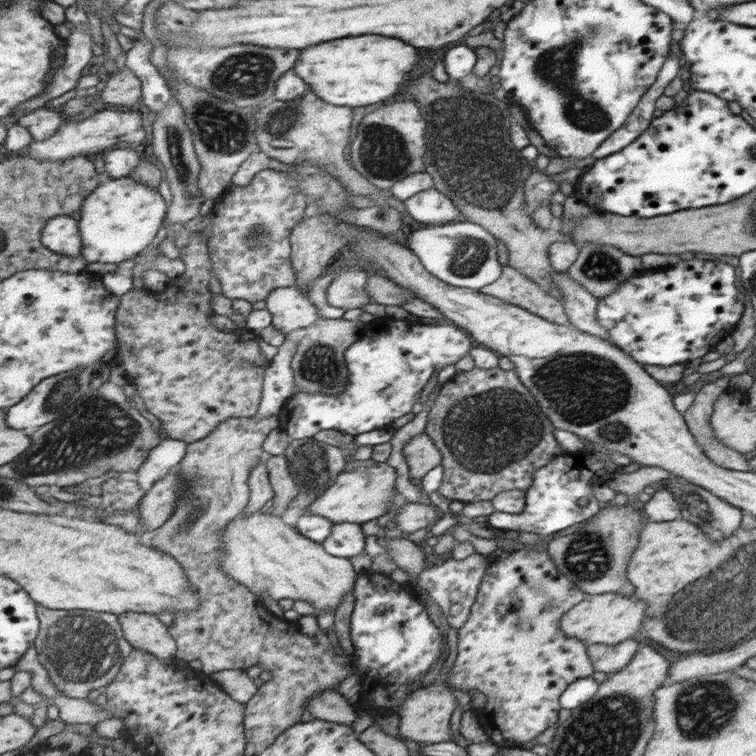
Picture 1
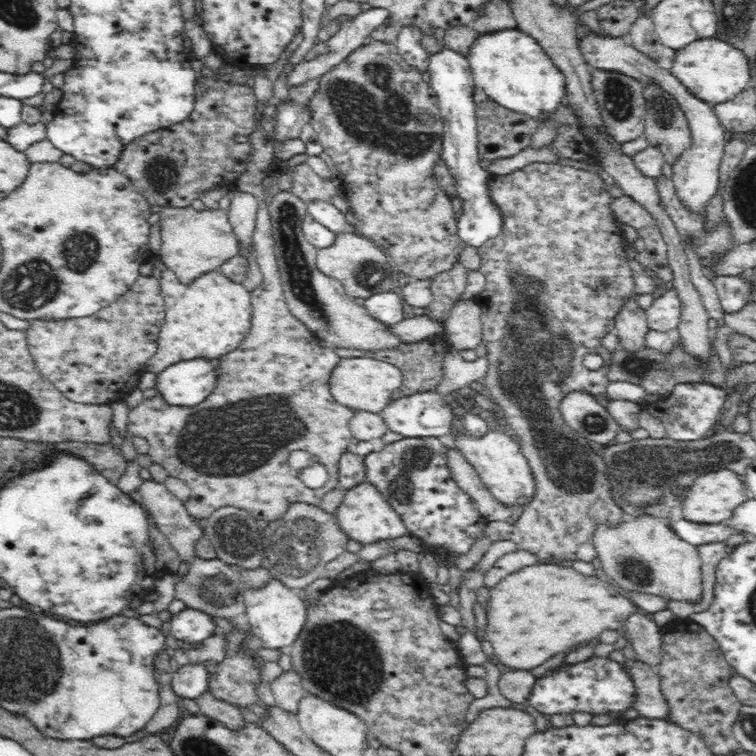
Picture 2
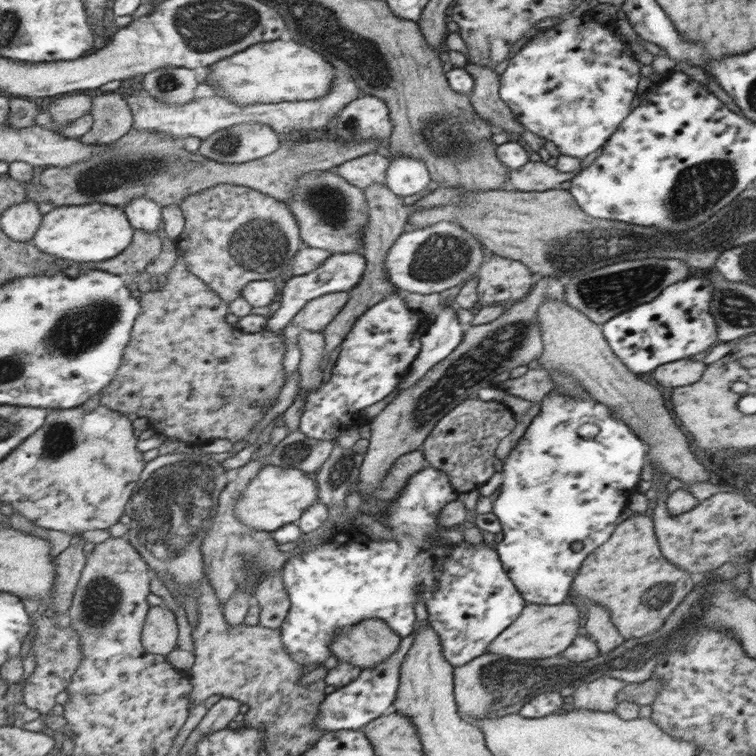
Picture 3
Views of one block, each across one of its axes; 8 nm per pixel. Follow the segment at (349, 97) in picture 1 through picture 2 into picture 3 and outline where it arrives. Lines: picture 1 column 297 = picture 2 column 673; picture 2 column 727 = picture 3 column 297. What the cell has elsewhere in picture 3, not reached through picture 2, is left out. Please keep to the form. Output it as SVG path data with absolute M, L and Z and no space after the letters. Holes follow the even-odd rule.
M273 40L267 44L255 44L255 48L237 52L227 60L217 60L207 67L204 82L213 87L215 94L227 98L235 105L275 104L317 100L327 94L337 74L337 70L331 68L315 50L295 44L291 40Z

